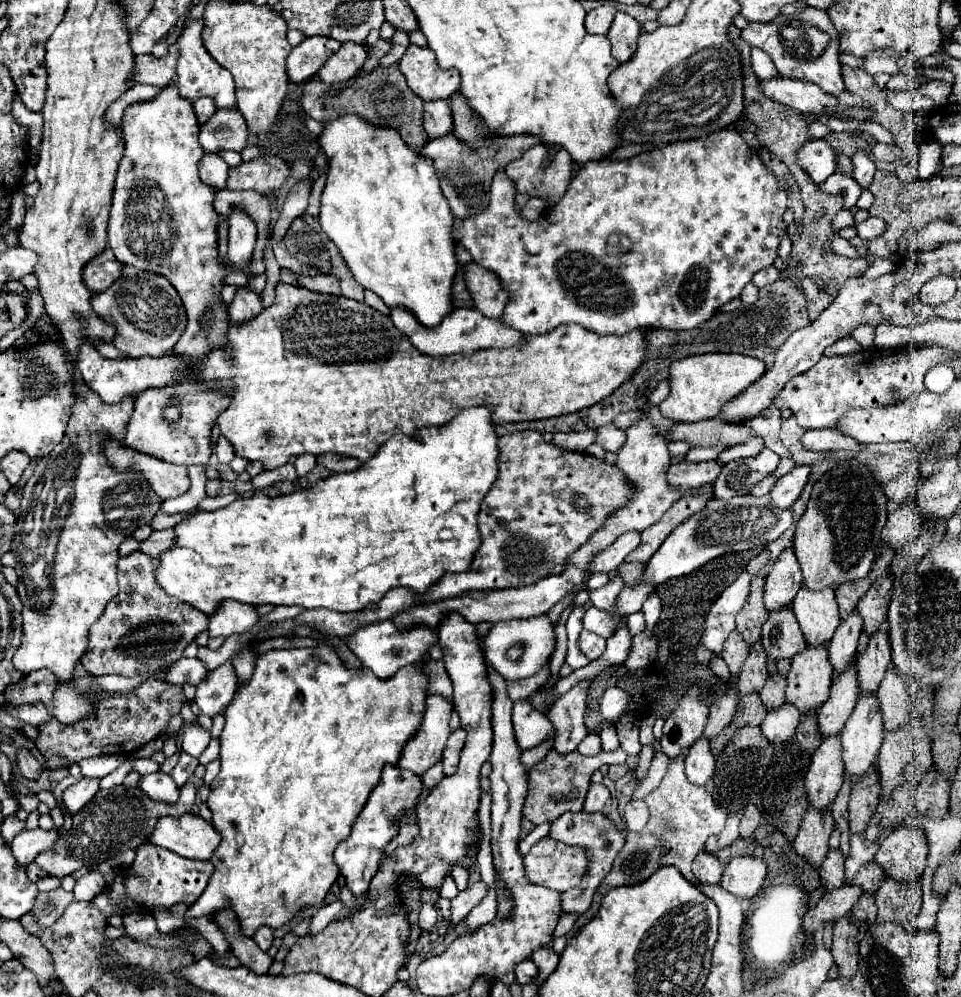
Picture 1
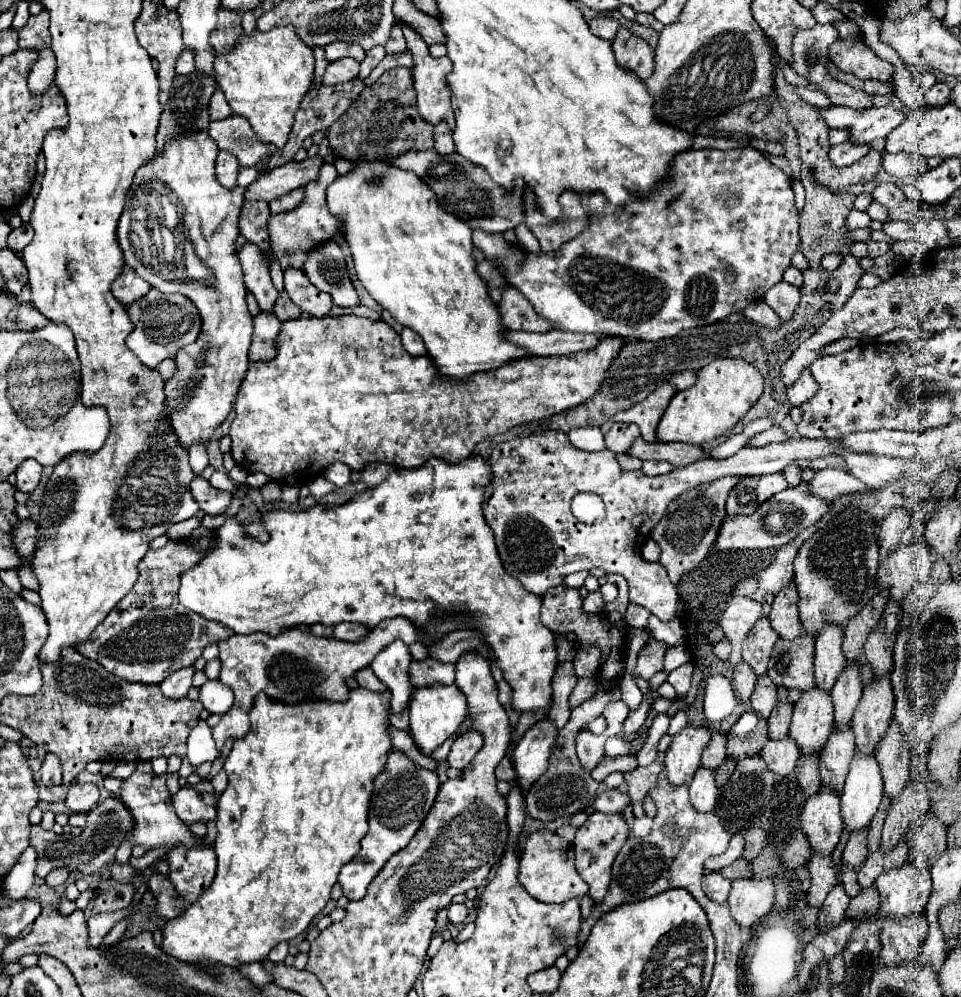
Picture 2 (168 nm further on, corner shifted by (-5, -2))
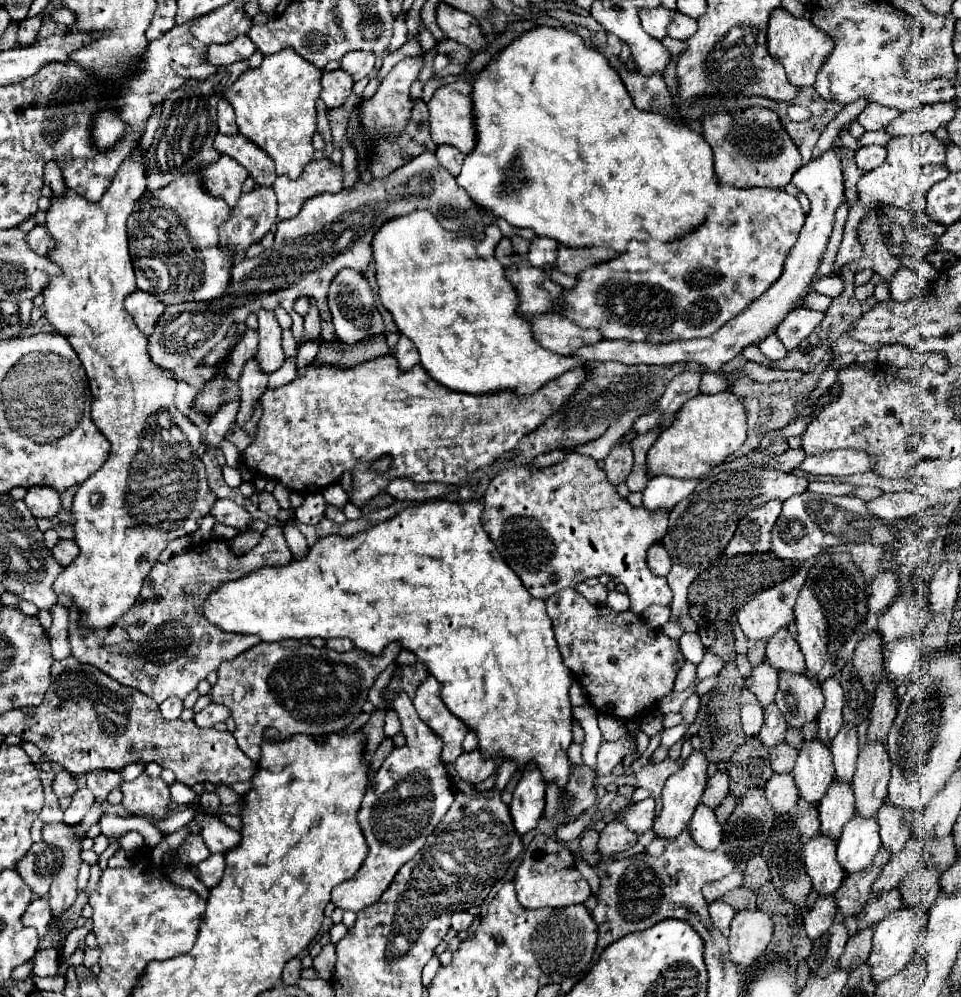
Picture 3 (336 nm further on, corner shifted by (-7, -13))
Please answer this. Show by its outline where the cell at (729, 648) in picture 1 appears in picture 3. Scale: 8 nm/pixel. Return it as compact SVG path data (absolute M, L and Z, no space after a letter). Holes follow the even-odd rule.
M744 687L740 691L740 719L742 719L742 729L748 737L756 735L760 731L762 713L764 713L764 709L758 703L758 699L754 699L754 693Z

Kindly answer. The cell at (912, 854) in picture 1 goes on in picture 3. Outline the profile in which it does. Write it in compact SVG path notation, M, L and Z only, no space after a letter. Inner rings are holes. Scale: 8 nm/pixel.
M902 907L886 915L882 921L874 927L874 941L872 941L872 953L868 957L868 963L872 965L872 979L884 981L890 975L898 973L916 953L920 947L920 937L926 931L928 925L928 913L920 913L916 907Z

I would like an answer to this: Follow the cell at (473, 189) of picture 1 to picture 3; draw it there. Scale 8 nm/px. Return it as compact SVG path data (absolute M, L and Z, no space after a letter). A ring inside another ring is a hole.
M424 153L410 159L398 171L392 171L384 179L372 179L370 183L358 181L350 189L340 193L322 193L304 201L300 213L292 219L278 223L276 239L264 257L238 259L232 267L230 291L218 303L180 303L166 307L164 315L154 325L154 331L148 335L148 355L150 359L170 371L174 379L182 379L194 387L202 387L206 379L214 377L210 369L198 369L202 359L226 337L226 331L232 323L238 323L238 335L246 331L246 315L256 313L258 307L276 309L284 305L292 313L292 301L300 295L314 297L320 307L321 337L325 340L336 338L331 314L326 303L326 287L330 279L344 269L366 271L372 261L370 239L374 231L386 223L386 219L408 215L410 211L426 209L430 211L444 229L452 233L474 233L474 225L498 225L504 237L520 235L528 241L536 237L530 229L510 227L504 219L494 217L490 211L476 207L468 193L458 187L456 177L446 171L434 157L434 153ZM440 203L440 215L438 215Z

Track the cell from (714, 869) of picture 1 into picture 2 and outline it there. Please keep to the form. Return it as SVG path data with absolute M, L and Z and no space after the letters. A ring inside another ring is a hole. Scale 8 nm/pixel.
M712 872L712 874L704 874L702 880L702 888L708 894L710 900L724 904L728 900L728 892L730 892L730 882L726 878L722 878L720 872Z

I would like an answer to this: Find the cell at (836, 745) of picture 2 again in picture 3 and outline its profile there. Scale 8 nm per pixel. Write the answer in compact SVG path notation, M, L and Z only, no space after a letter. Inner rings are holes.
M834 779L826 795L820 799L818 811L820 811L820 829L826 835L838 839L846 819L850 819L850 815L856 813L852 785L840 779Z

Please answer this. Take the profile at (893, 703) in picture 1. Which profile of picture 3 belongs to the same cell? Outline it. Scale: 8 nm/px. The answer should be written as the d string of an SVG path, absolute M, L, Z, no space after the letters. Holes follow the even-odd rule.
M886 799L878 811L878 823L880 823L882 845L888 847L890 853L900 851L906 839L910 837L908 825L912 823L912 813L904 811L902 807L894 807L894 803Z

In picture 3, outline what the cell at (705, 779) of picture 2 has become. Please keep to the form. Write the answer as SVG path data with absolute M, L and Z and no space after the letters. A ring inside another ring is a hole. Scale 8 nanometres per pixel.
M698 803L688 829L690 829L690 835L694 837L694 841L700 847L716 849L720 845L722 829L720 829L720 823L718 823L718 819L714 815L714 809L710 809L708 805Z

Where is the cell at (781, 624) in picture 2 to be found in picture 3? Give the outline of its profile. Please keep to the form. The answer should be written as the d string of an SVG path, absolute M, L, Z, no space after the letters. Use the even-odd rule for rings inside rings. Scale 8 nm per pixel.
M782 627L768 639L766 659L778 671L790 671L790 673L804 671L804 657L802 657L802 651L798 649L796 635L790 627Z

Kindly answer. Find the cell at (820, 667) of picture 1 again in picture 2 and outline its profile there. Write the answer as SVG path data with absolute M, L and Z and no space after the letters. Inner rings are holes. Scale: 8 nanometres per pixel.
M818 688L806 690L794 706L790 736L802 754L820 754L834 728L834 706L830 694Z

